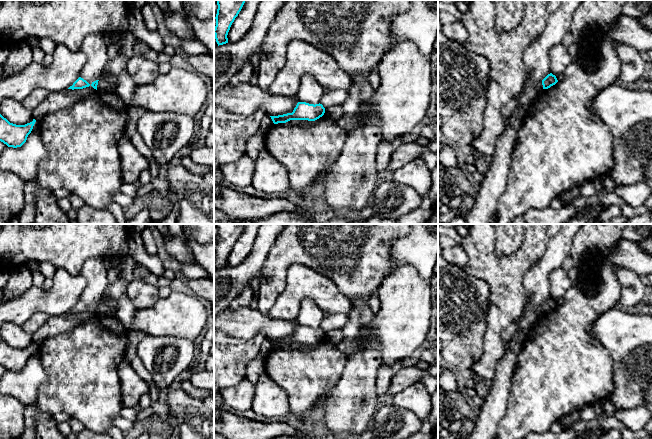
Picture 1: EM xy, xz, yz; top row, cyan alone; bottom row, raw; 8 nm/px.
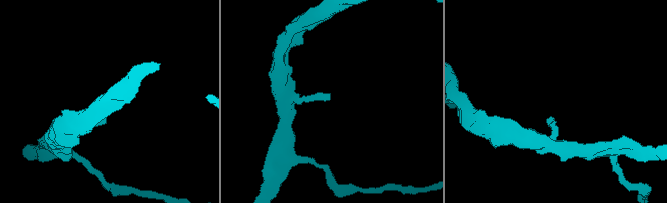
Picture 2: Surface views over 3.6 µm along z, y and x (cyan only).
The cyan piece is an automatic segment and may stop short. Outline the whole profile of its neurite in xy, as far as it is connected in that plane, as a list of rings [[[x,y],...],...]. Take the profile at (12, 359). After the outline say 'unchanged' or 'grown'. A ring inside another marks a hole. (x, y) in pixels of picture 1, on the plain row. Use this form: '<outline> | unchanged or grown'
[[[0,338],[0,365],[8,371],[21,371],[31,357],[36,344],[25,349],[16,349],[10,347]]] | unchanged

